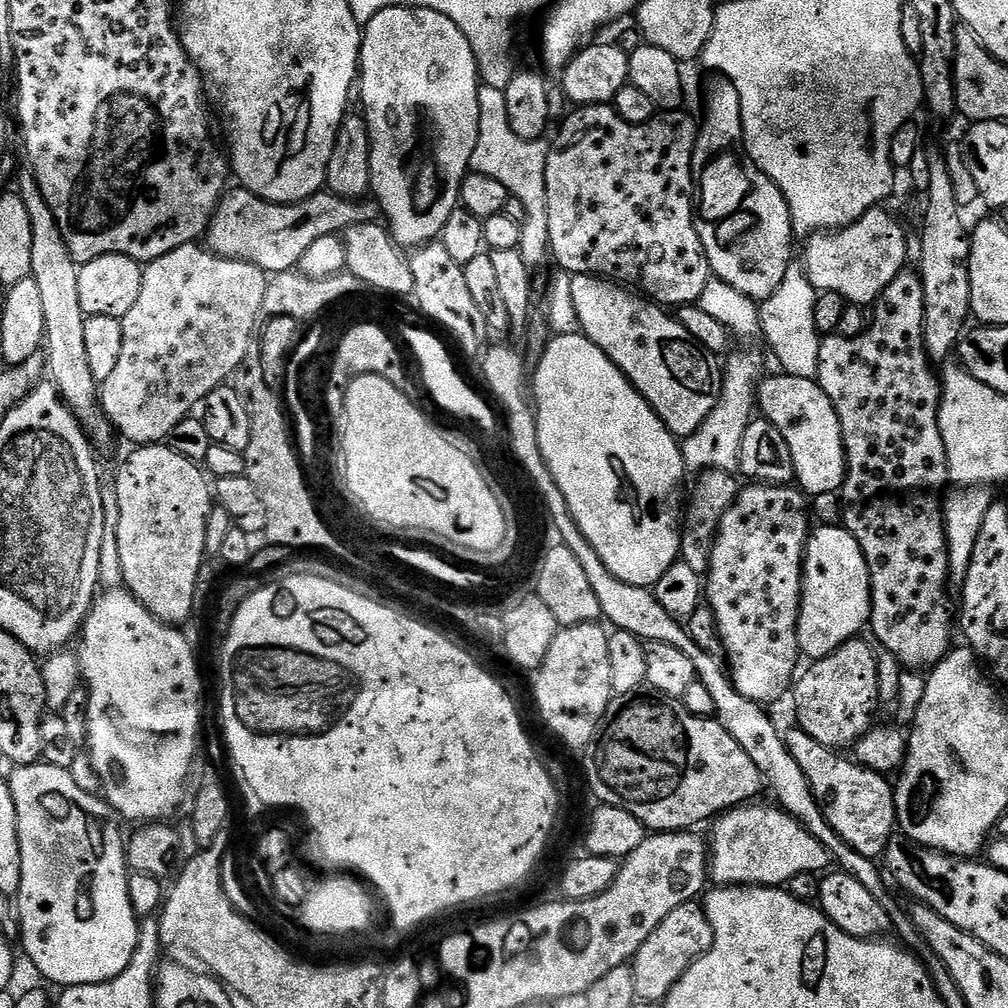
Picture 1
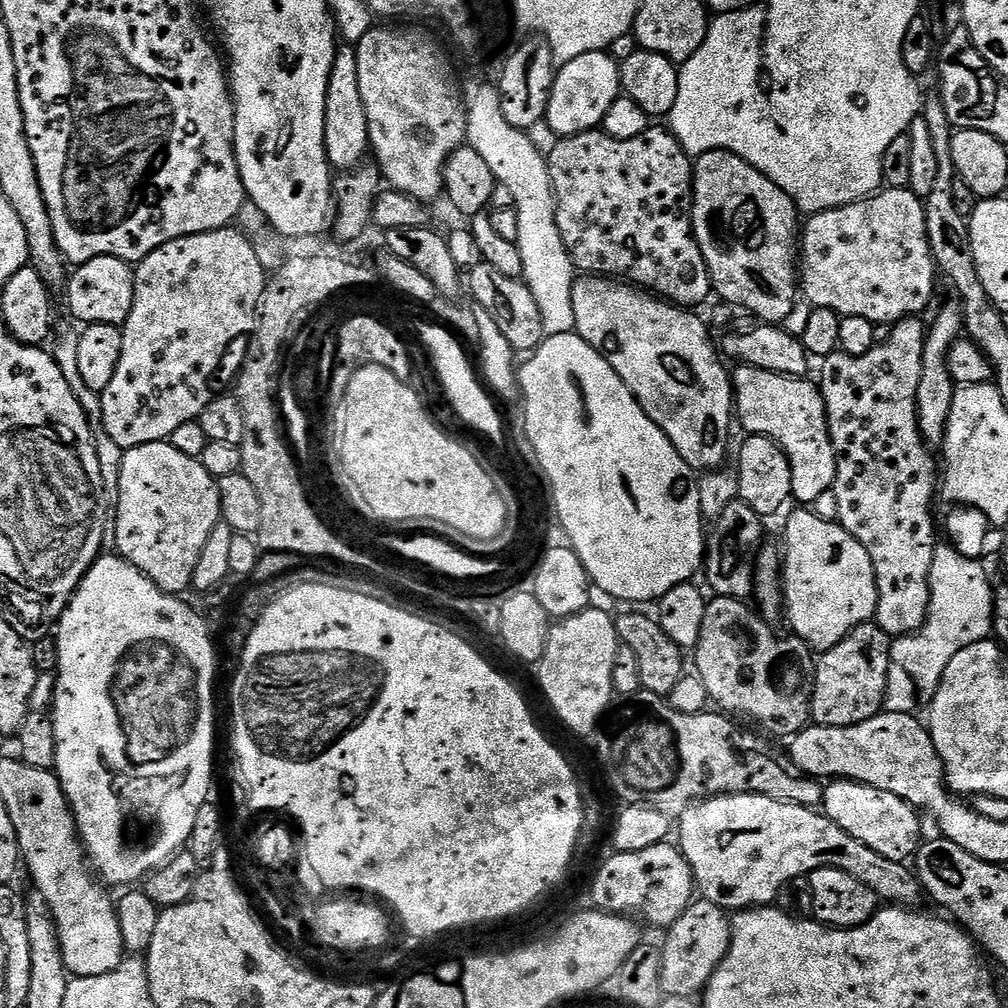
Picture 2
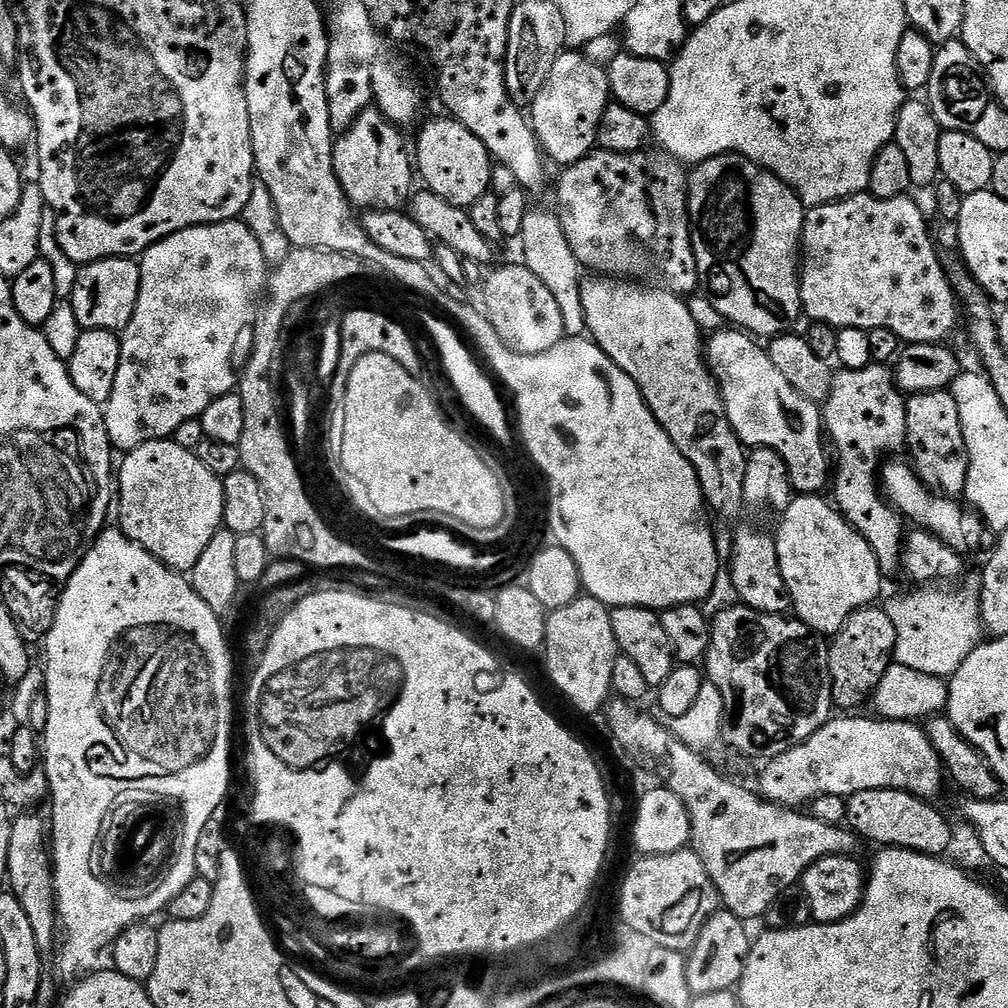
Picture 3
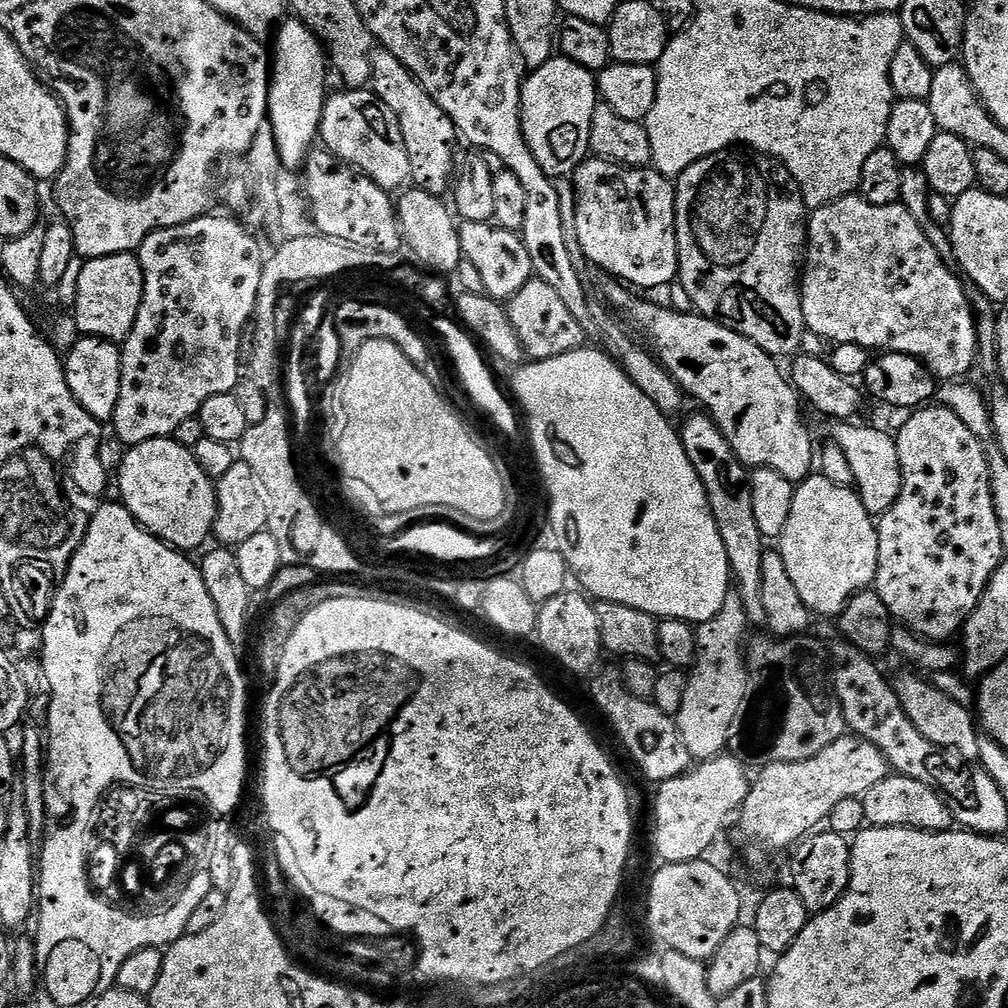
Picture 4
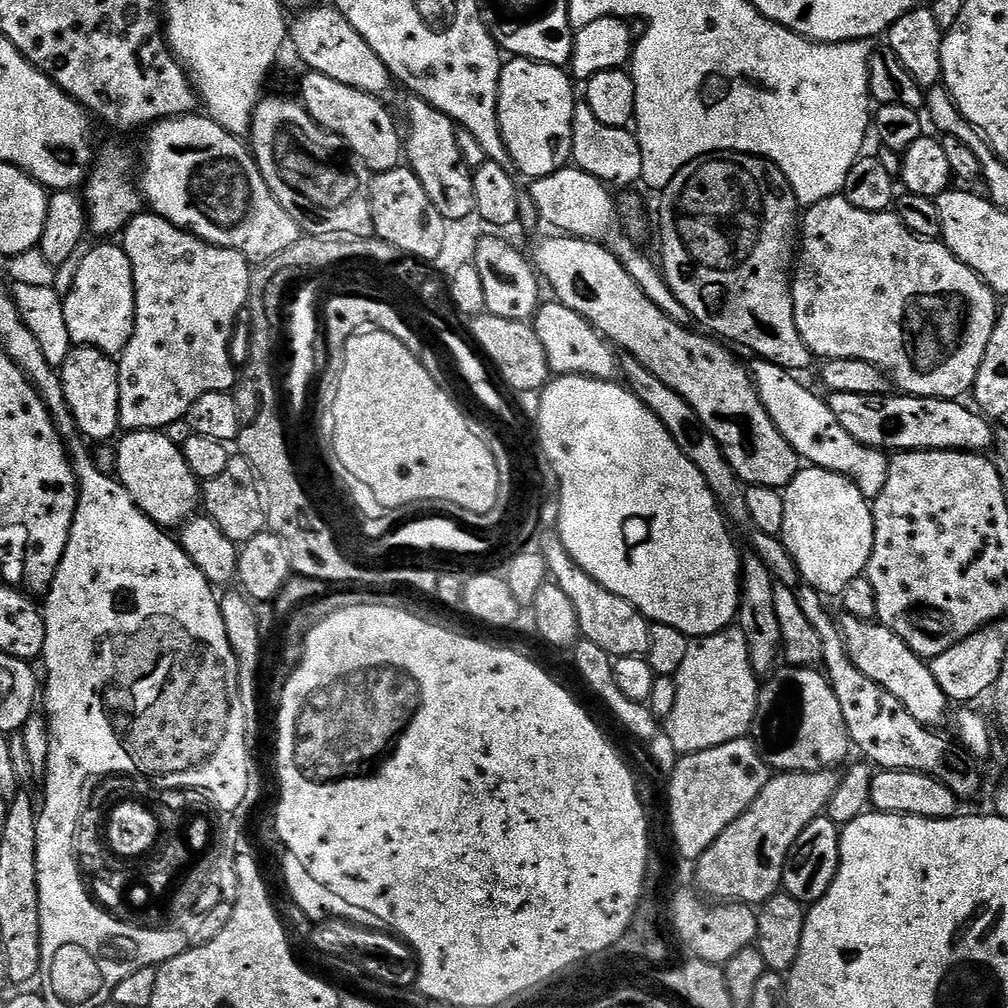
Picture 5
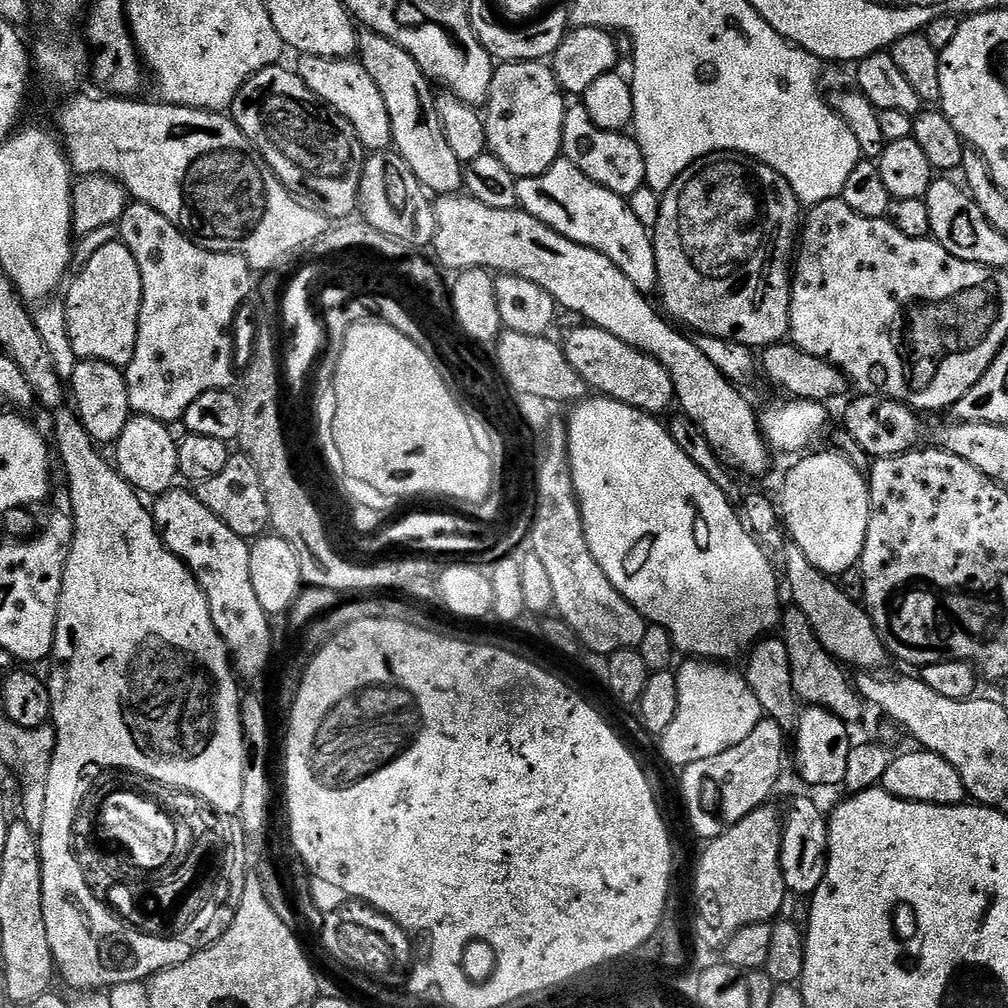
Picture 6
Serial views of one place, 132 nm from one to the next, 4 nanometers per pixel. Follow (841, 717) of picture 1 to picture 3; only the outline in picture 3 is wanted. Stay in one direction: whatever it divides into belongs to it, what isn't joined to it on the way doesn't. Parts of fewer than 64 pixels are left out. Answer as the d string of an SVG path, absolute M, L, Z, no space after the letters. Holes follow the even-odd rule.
M880 606L859 608L845 622L841 632L831 637L828 649L832 702L840 710L856 710L864 699L875 693L882 674L894 663L896 635L887 611Z

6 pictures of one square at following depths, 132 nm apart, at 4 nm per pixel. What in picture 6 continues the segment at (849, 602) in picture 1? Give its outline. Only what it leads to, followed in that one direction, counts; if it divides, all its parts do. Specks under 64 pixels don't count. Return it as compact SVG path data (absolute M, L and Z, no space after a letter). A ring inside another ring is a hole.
M831 450L832 452L816 452L805 455L803 458L797 459L796 465L789 470L784 476L784 489L781 490L780 496L778 495L778 508L782 513L782 524L790 535L791 543L798 546L798 550L802 550L802 554L806 554L806 558L810 558L810 562L814 562L814 566L818 566L820 572L824 572L827 576L838 578L846 570L857 567L860 562L860 555L862 550L866 546L866 530L868 529L868 523L870 522L870 494L868 493L868 482L865 473L861 469L854 466L854 462L850 462L850 458L844 455L839 450Z

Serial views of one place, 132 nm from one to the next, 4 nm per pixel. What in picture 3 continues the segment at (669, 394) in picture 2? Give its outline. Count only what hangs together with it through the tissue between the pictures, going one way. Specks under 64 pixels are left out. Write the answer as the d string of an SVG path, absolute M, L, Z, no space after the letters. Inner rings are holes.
M592 274L581 279L582 310L586 314L591 339L638 386L646 406L654 418L666 430L666 434L678 446L680 453L694 466L698 474L705 505L711 515L720 520L736 520L745 515L744 483L746 482L745 445L730 426L726 406L722 402L720 387L712 377L706 363L706 344L700 340L700 324L688 309L687 299L675 296L665 288L625 280L603 274Z

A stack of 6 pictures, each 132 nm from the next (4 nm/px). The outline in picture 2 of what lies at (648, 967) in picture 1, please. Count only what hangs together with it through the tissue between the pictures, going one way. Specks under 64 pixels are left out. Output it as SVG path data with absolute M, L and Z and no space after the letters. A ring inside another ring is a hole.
M697 899L667 929L668 936L662 943L662 978L660 984L667 996L695 997L707 988L710 978L726 958L728 947L732 942L732 921L729 913L711 904L709 900Z

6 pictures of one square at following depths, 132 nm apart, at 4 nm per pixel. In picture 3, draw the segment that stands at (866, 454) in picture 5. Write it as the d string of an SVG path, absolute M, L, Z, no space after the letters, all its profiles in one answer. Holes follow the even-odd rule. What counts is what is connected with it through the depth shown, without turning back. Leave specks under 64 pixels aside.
M892 458L881 467L880 483L884 493L884 499L904 517L905 521L912 520L917 529L931 532L937 536L946 546L957 550L966 549L966 526L964 513L965 509L960 508L959 499L933 492L927 484L920 481L920 475L911 463L904 458Z

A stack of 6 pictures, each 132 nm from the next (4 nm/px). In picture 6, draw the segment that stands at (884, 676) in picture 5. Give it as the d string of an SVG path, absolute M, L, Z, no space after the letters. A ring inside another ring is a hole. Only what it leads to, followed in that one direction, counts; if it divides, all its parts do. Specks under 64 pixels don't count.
M791 542L785 543L786 546L784 548L784 572L782 568L782 576L786 581L786 588L792 591L792 600L791 603L795 605L795 607L800 608L802 610L802 614L806 614L806 618L810 618L810 626L814 626L814 634L818 638L818 642L822 642L822 646L831 656L836 657L837 660L840 661L841 665L849 666L848 664L853 664L854 667L860 668L856 670L880 670L884 663L887 660L890 660L890 653L888 651L888 647L882 642L882 638L878 634L878 630L874 626L874 622L872 621L871 616L868 614L868 609L864 607L863 603L851 600L848 595L843 592L839 586L839 583L833 577L827 576L824 572L820 572L818 570L818 566L814 566L814 562L810 562L810 558L806 558L806 554L802 554L802 550L798 550L798 546Z

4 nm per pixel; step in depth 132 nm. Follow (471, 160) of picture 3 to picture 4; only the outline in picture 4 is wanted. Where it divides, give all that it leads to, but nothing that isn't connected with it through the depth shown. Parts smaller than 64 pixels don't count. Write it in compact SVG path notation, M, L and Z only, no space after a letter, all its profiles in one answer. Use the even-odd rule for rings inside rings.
M383 50L373 51L371 91L381 100L398 118L398 126L402 126L402 138L406 142L406 154L410 154L411 183L438 197L445 195L444 191L451 189L454 177L458 172L458 159L456 160L456 140L458 133L454 122L430 98L430 94L417 82L414 74L394 54Z

